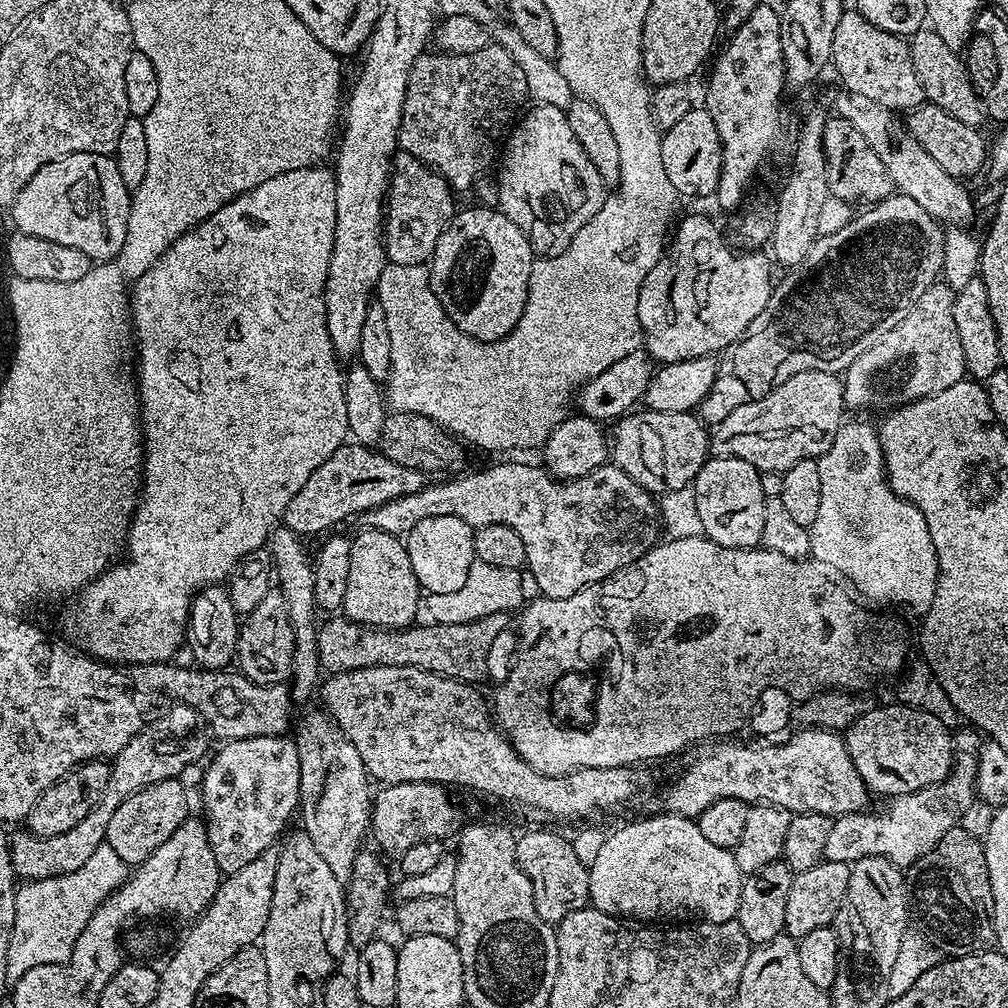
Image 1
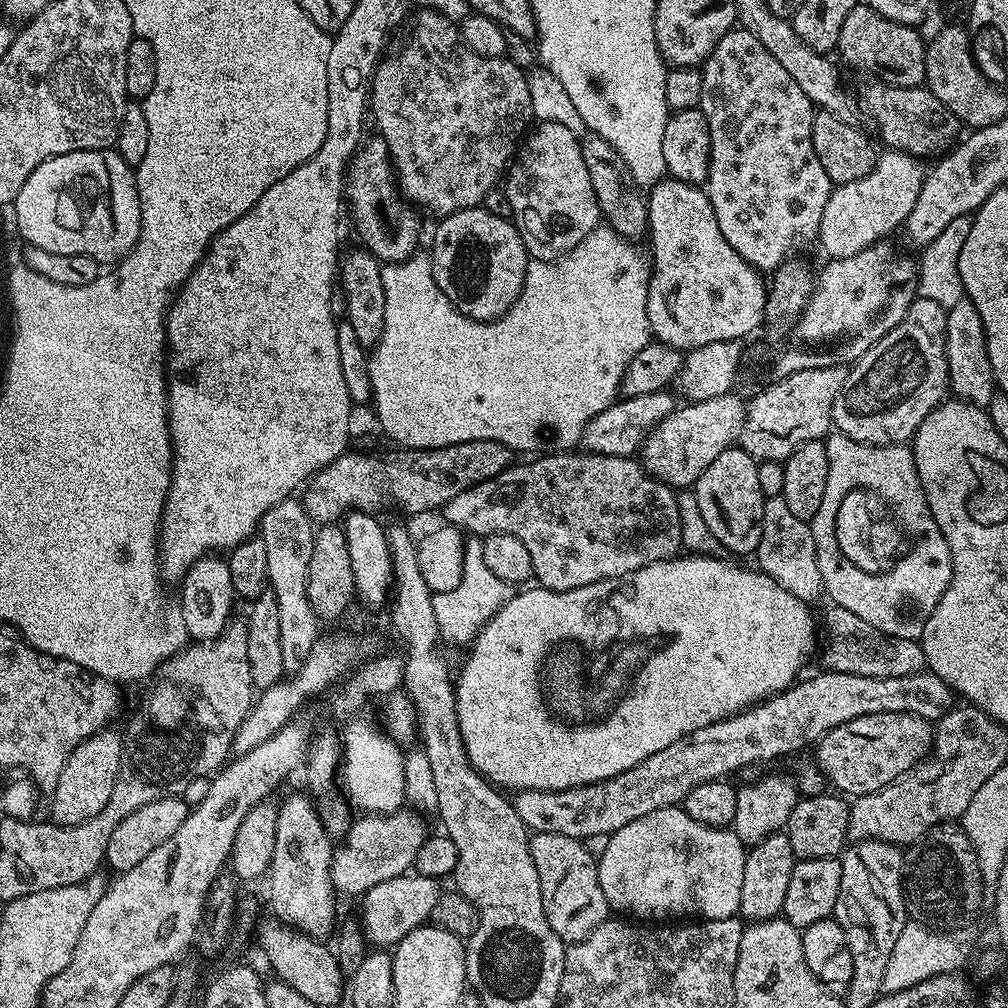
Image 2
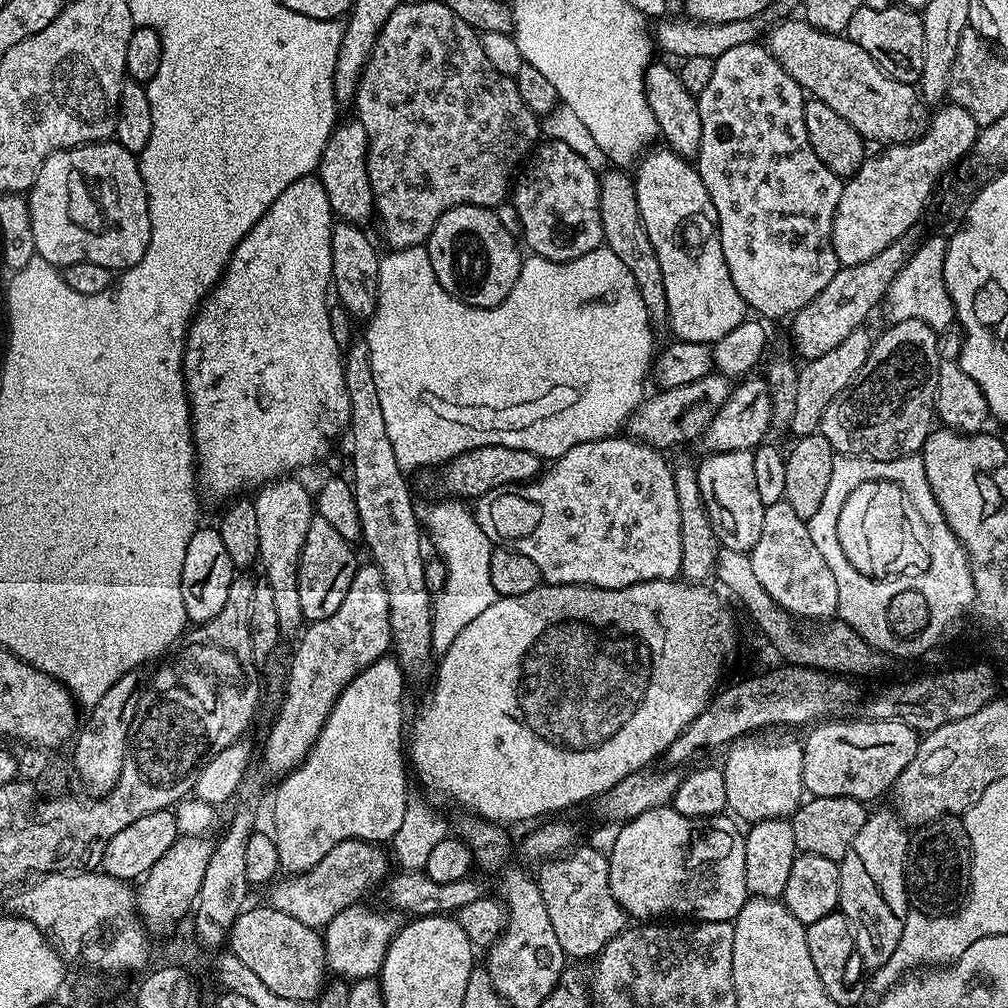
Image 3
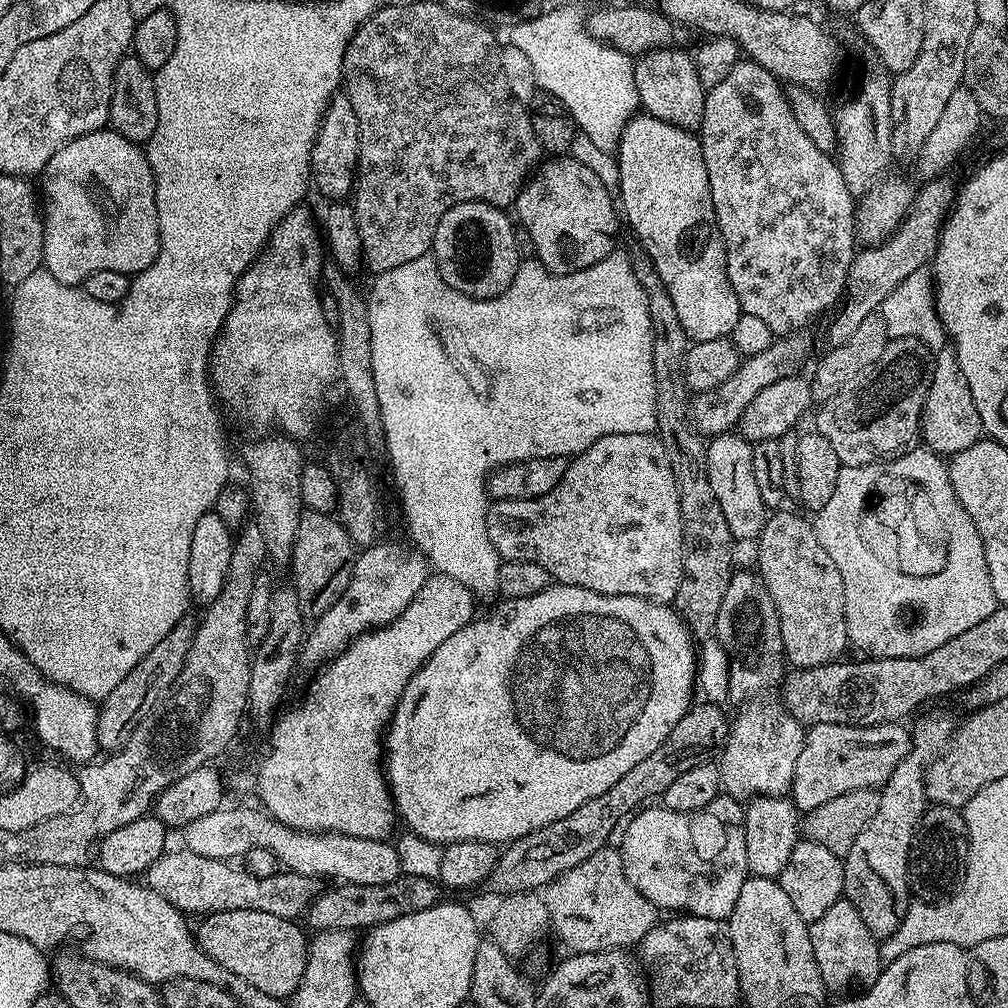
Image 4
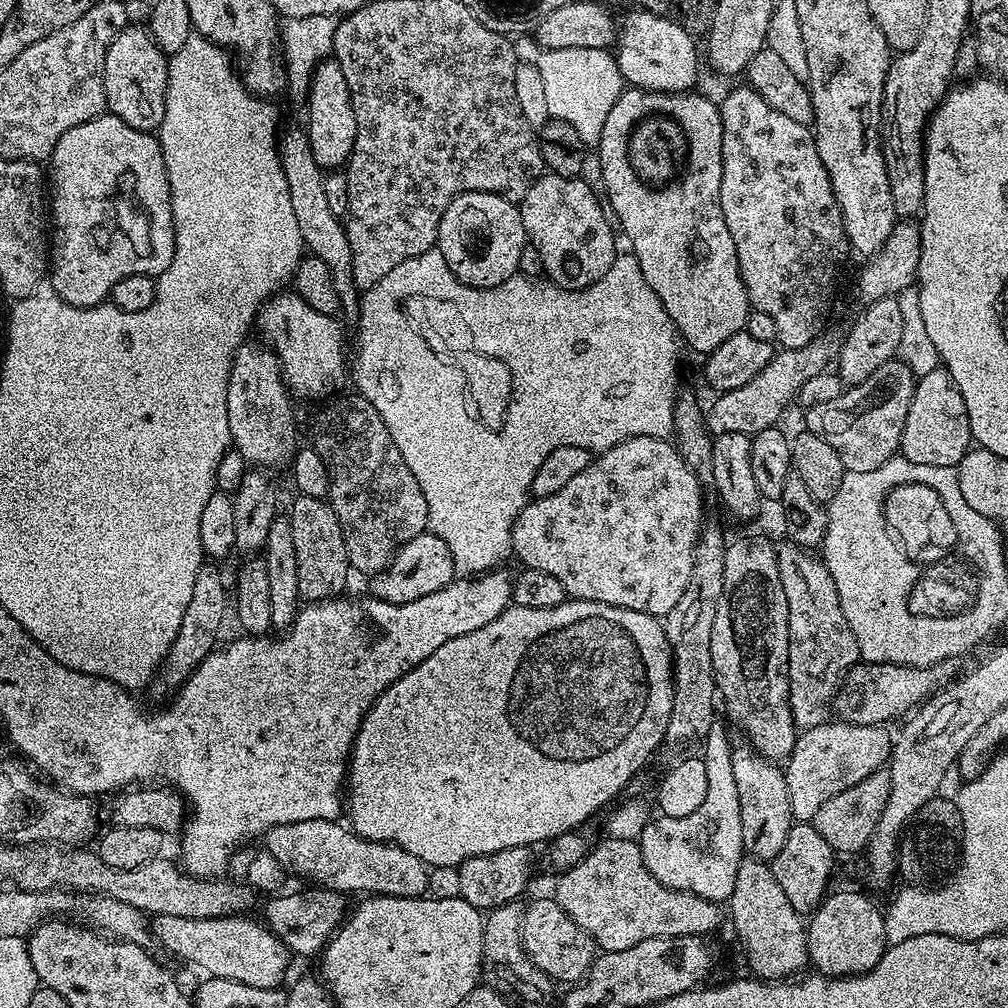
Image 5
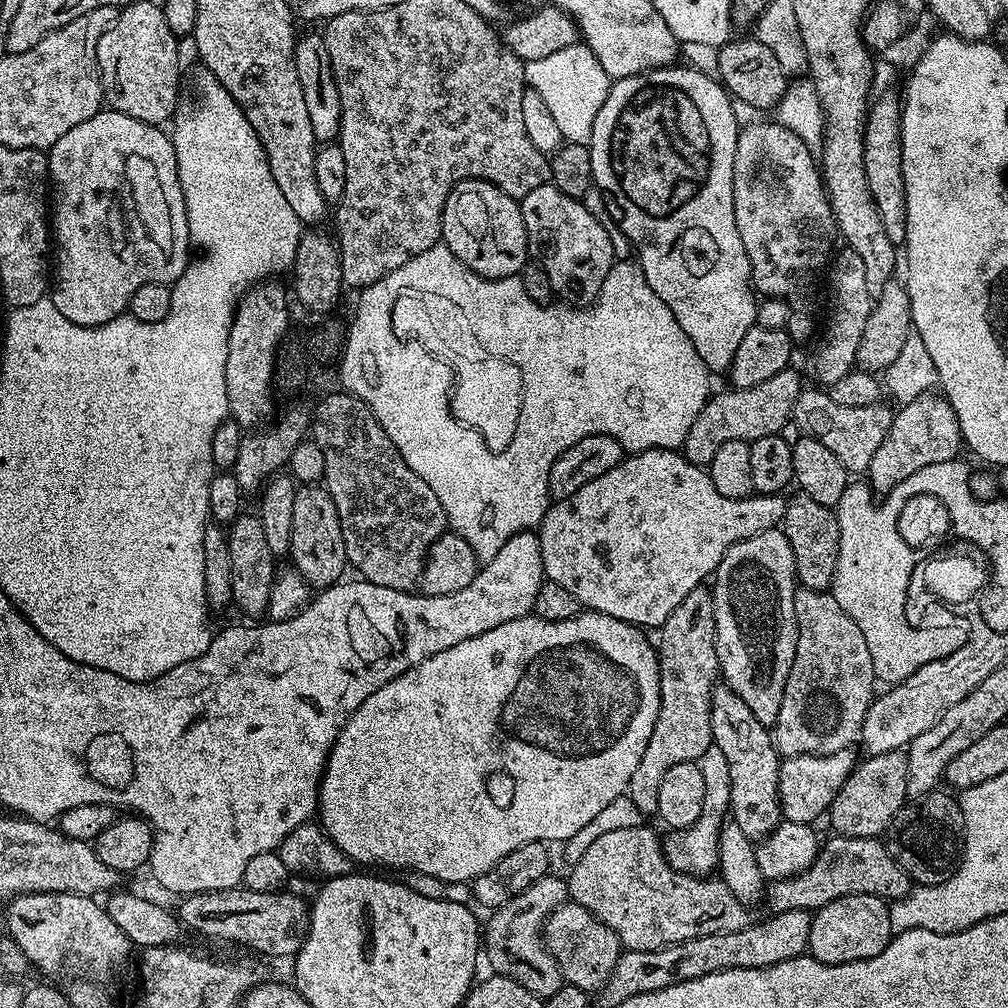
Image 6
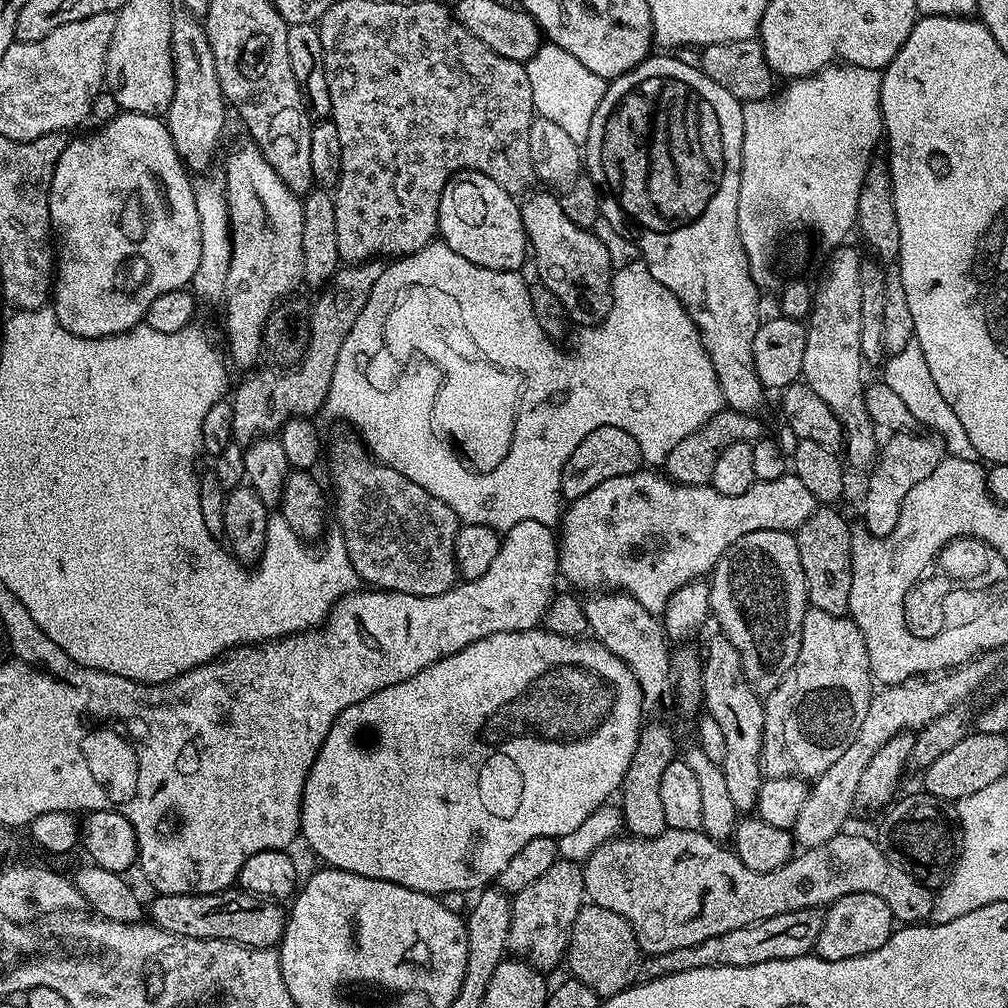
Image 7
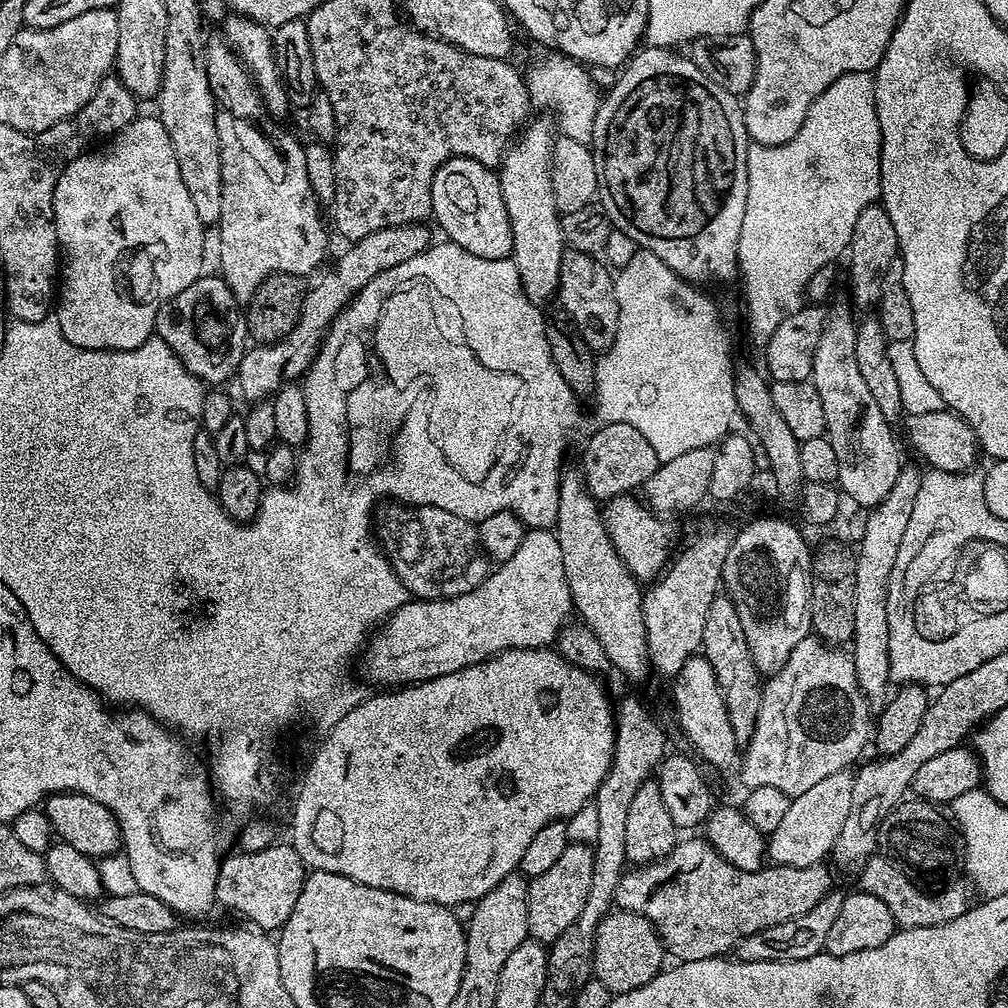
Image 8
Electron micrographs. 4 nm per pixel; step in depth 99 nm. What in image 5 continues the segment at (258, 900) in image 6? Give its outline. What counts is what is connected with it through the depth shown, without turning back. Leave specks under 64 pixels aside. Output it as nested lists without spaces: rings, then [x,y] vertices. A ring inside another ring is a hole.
[[[308,886],[305,888],[308,888],[305,892],[285,891],[283,894],[273,895],[271,899],[269,899],[272,901],[264,908],[262,920],[263,923],[268,925],[268,929],[288,947],[289,953],[296,955],[297,952],[300,956],[314,955],[313,957],[315,957],[317,953],[323,949],[324,945],[328,943],[328,939],[336,932],[336,929],[344,923],[350,904],[347,904],[347,902],[344,901],[347,899],[343,892],[332,892],[328,888],[319,886]]]

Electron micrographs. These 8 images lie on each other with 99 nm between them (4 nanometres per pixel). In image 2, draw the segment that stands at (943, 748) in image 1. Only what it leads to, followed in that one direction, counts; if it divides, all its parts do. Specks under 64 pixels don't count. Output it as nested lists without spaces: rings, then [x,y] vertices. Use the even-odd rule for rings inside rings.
[[[866,714],[862,718],[854,718],[834,730],[830,730],[815,745],[815,763],[824,773],[825,781],[832,784],[837,793],[848,798],[865,796],[871,792],[882,790],[882,786],[893,784],[902,776],[907,776],[921,760],[932,751],[934,728],[931,723],[914,714]]]

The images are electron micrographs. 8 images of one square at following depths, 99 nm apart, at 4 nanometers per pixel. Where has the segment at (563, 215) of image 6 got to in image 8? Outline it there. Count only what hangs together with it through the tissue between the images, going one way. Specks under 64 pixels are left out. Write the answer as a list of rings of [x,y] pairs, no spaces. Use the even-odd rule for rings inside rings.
[[[573,250],[565,251],[560,271],[559,300],[561,306],[564,307],[565,314],[572,319],[573,326],[571,327],[575,335],[584,340],[586,346],[594,353],[607,352],[618,334],[618,322],[620,321],[618,284],[608,264],[603,259],[590,254]]]

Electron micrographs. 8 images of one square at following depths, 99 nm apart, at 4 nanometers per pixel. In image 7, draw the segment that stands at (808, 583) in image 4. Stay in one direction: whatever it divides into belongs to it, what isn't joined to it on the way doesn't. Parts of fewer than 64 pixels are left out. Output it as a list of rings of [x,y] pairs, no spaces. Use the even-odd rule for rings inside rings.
[[[809,607],[802,622],[798,658],[794,666],[790,666],[786,678],[782,678],[780,685],[764,700],[761,772],[768,778],[815,778],[823,774],[827,768],[834,766],[834,761],[841,754],[846,754],[846,746],[854,742],[873,695],[874,677],[860,627],[847,615],[835,616],[826,614],[826,610]]]

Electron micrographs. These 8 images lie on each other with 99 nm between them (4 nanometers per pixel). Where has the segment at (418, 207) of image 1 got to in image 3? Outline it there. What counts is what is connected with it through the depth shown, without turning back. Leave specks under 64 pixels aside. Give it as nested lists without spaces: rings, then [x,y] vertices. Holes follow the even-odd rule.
[[[349,118],[348,121],[337,123],[336,127],[333,128],[332,133],[330,134],[330,138],[326,142],[326,150],[322,154],[322,158],[320,159],[320,166],[318,169],[318,178],[322,182],[322,186],[326,190],[326,198],[330,198],[330,206],[332,207],[333,213],[341,221],[347,222],[349,224],[358,224],[361,226],[367,225],[367,220],[370,221],[374,216],[374,209],[372,206],[372,191],[370,190],[370,178],[368,177],[368,139],[366,138],[366,126],[362,126],[362,122],[355,118]]]

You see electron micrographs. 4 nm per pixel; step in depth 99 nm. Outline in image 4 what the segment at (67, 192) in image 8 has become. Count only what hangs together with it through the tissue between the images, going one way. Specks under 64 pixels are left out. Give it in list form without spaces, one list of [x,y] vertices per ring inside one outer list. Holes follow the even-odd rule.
[[[111,127],[99,128],[97,132],[82,134],[78,138],[74,138],[66,146],[62,146],[62,150],[54,153],[48,165],[44,168],[42,179],[44,179],[44,192],[42,188],[42,215],[44,217],[43,267],[50,274],[54,274],[54,278],[58,278],[58,282],[80,286],[83,285],[86,278],[90,278],[90,274],[98,274],[98,270],[118,270],[119,272],[135,274],[146,270],[152,265],[160,249],[160,227],[158,226],[154,174],[150,170],[147,151],[141,145],[122,138],[122,134],[112,131]]]

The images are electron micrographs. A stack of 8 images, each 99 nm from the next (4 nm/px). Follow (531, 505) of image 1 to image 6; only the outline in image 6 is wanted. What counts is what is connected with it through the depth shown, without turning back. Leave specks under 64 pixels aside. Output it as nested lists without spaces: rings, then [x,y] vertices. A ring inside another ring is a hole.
[[[651,448],[633,452],[625,455],[624,459],[618,462],[618,466],[614,466],[614,470],[606,470],[606,474],[594,478],[594,482],[586,482],[586,486],[582,486],[582,490],[574,490],[574,494],[570,494],[568,500],[549,503],[546,514],[538,525],[544,574],[547,579],[558,582],[558,586],[564,587],[569,594],[574,594],[581,609],[589,612],[601,612],[610,618],[618,618],[627,624],[635,624],[641,630],[649,630],[648,628],[656,630],[666,622],[666,618],[670,618],[670,614],[674,614],[674,609],[681,604],[682,598],[686,598],[686,594],[690,594],[690,590],[701,587],[704,579],[707,576],[709,579],[715,573],[730,545],[742,542],[759,532],[780,528],[784,523],[787,505],[788,500],[780,494],[774,496],[753,494],[746,498],[726,498],[722,494],[718,494],[711,474],[701,465],[690,463],[679,451],[670,448]]]

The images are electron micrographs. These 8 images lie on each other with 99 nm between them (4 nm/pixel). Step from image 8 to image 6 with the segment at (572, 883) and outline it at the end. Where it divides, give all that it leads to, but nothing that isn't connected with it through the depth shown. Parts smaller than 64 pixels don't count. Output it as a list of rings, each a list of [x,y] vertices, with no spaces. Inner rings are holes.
[[[549,874],[538,878],[534,886],[526,886],[522,894],[510,898],[510,902],[495,909],[492,916],[482,928],[482,952],[488,955],[488,964],[497,976],[505,976],[518,986],[524,986],[530,990],[530,994],[546,998],[554,994],[564,982],[564,976],[558,970],[558,962],[550,954],[548,947],[544,945],[544,922],[553,910],[560,907],[569,899],[567,879],[560,880],[555,874]]]

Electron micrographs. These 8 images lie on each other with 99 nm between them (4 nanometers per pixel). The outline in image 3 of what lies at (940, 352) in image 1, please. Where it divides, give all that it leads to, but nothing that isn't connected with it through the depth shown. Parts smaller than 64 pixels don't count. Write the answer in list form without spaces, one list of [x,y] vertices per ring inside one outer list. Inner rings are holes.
[[[921,320],[892,322],[887,326],[889,328],[881,336],[873,339],[866,366],[862,366],[856,377],[833,398],[830,406],[826,406],[818,432],[828,439],[833,453],[896,461],[903,456],[917,455],[923,449],[928,433],[933,431],[940,373],[938,333]]]

